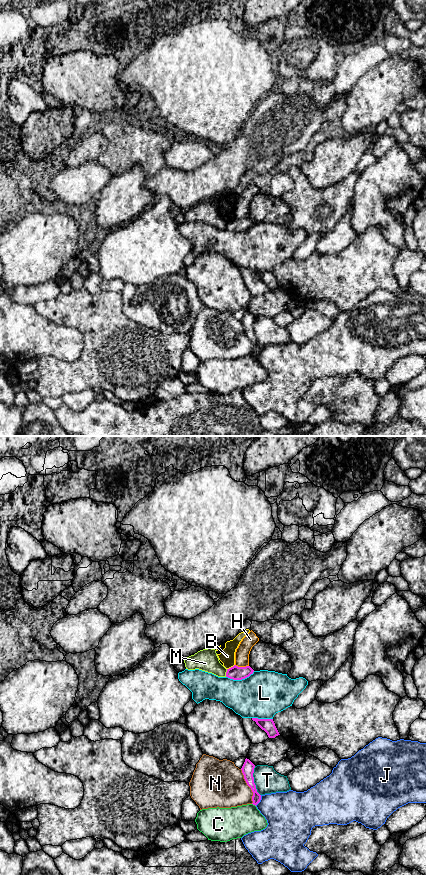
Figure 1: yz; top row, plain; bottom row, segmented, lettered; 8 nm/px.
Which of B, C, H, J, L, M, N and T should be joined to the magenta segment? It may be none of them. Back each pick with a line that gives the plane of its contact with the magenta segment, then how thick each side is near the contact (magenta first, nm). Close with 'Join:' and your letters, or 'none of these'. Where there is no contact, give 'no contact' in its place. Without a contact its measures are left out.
Join: none of these

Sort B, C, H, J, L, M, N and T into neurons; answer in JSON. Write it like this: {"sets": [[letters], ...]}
{"sets": [["B"], ["C"], ["H"], ["J"], ["L"], ["M"], ["N"], ["T"]]}

